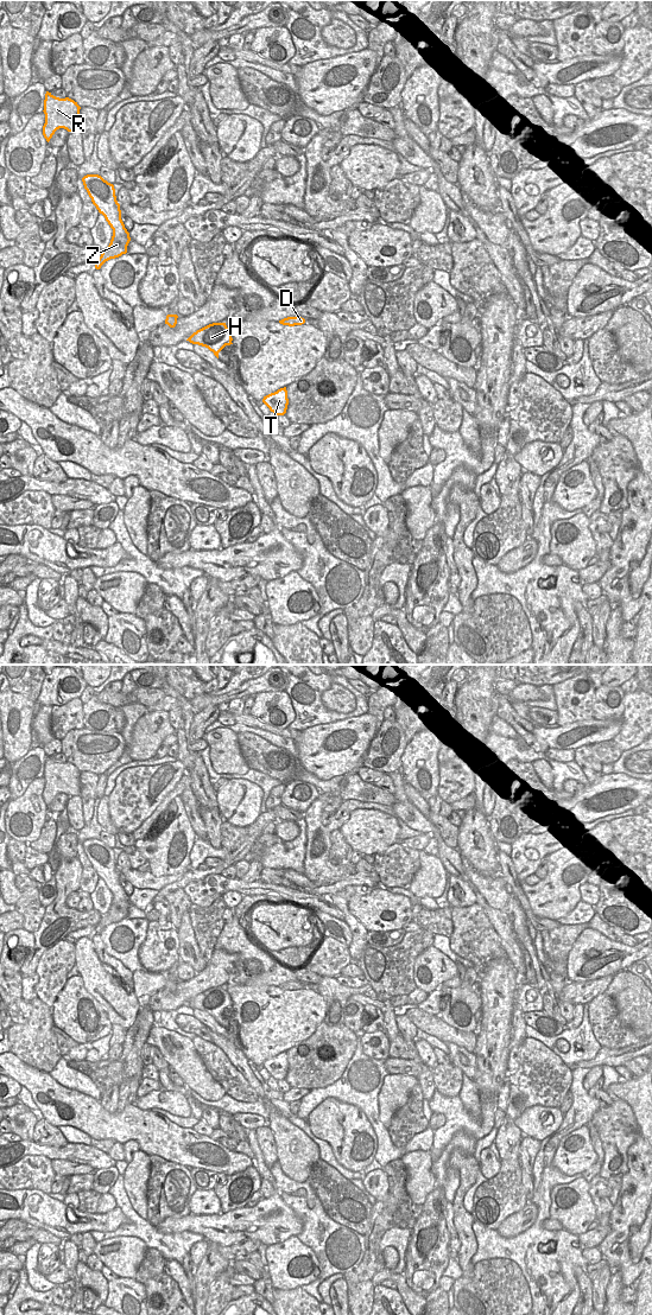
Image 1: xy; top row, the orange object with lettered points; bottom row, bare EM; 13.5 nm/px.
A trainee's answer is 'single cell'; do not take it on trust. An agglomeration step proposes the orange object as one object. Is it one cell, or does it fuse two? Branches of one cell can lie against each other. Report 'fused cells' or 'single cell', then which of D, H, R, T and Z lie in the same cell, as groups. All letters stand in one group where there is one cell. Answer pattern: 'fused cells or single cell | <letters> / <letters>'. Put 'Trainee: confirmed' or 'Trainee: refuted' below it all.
single cell | D H R T Z
Trainee: confirmed

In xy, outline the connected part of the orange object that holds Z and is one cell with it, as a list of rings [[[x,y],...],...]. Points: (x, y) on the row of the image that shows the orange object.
[[[87,174],[82,178],[82,182],[93,204],[113,229],[108,248],[102,250],[101,256],[95,262],[95,268],[100,269],[106,261],[127,253],[131,237],[121,220],[120,204],[116,201],[114,185],[99,174]]]

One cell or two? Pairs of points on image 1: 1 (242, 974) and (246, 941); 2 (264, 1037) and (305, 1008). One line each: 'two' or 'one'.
1: one
2: one

